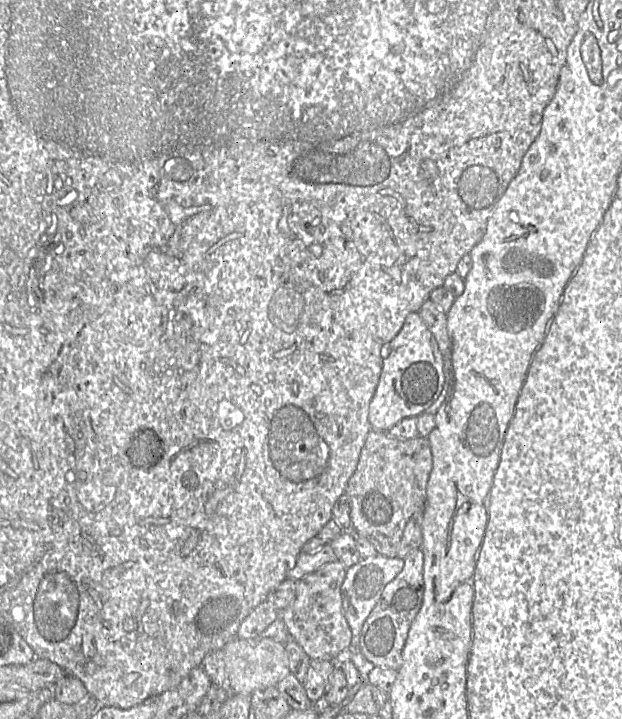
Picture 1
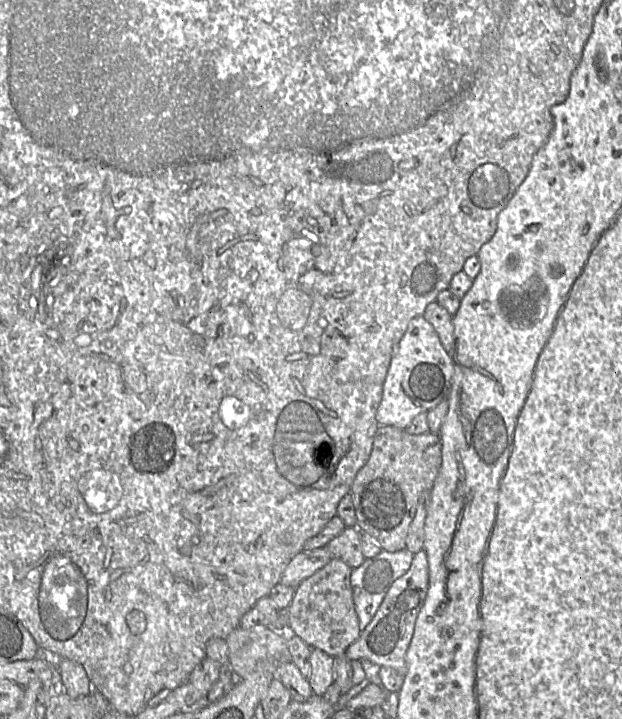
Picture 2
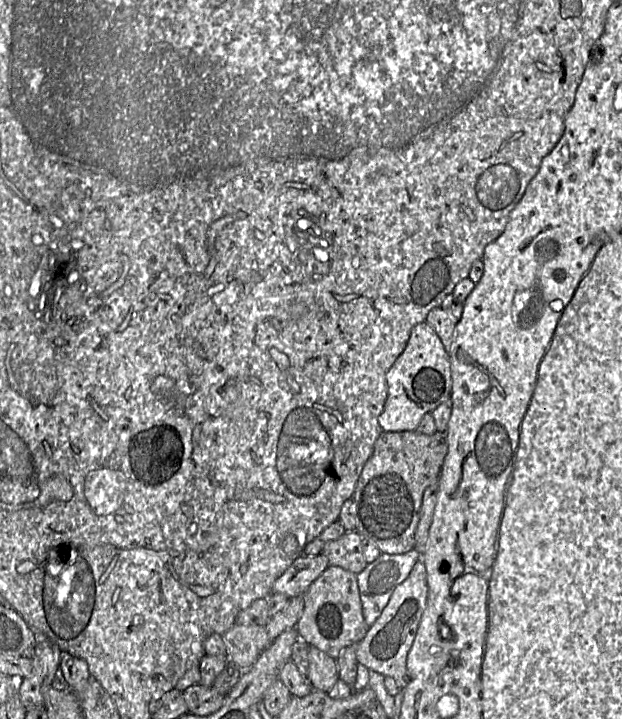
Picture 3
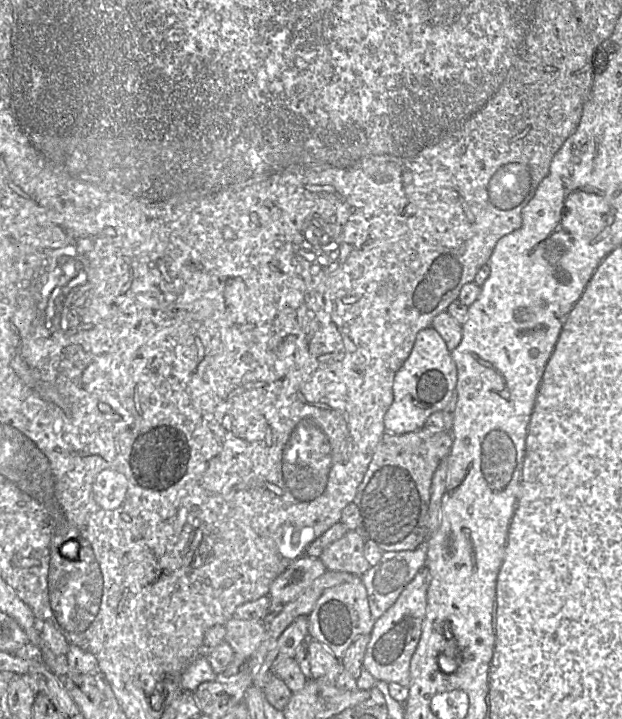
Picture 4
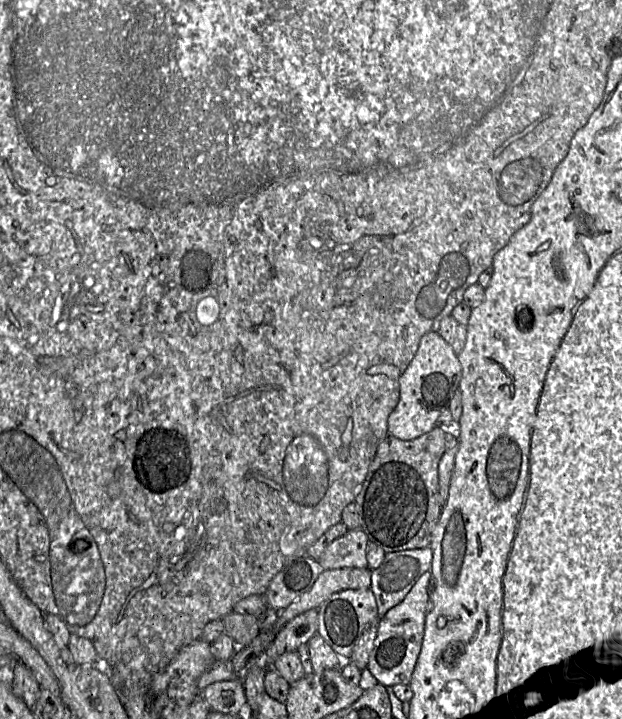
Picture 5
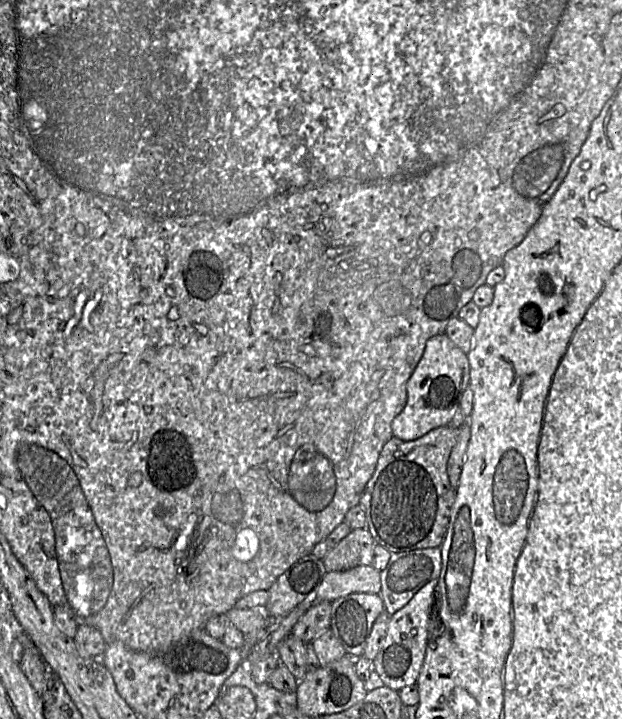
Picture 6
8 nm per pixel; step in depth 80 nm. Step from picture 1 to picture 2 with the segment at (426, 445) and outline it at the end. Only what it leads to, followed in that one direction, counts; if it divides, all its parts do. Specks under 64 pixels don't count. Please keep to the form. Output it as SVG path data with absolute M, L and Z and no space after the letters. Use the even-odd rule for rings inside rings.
M379 425L369 459L357 473L350 490L359 532L370 536L384 551L397 552L406 549L408 529L419 500L431 491L441 462L442 447L439 435L431 432L413 435L404 429Z

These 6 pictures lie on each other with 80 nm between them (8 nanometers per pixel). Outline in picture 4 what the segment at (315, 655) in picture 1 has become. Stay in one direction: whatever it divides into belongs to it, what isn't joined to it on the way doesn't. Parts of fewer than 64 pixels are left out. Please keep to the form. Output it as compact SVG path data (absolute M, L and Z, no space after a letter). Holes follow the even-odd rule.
M360 576L354 580L327 589L308 615L309 638L324 644L341 659L348 647L361 635L371 634L375 619L372 617L368 595Z

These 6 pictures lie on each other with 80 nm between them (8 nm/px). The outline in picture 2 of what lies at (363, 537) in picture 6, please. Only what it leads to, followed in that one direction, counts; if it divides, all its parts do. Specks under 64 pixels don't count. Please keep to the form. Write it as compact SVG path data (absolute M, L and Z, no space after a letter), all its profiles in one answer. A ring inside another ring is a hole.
M346 527L326 547L333 558L341 559L352 569L359 567L366 559L362 553L360 532L357 527Z

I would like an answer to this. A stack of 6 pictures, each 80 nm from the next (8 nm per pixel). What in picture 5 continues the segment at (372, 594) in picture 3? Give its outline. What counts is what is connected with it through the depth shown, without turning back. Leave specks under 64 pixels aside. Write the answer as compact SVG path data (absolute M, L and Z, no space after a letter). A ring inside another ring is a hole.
M430 547L386 553L382 564L371 570L371 587L380 617L399 604L419 578L431 570Z

